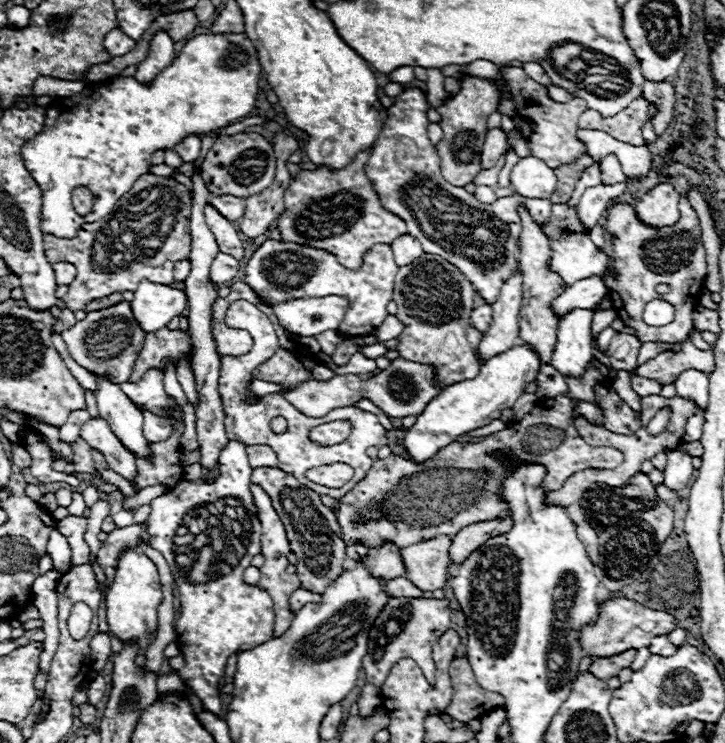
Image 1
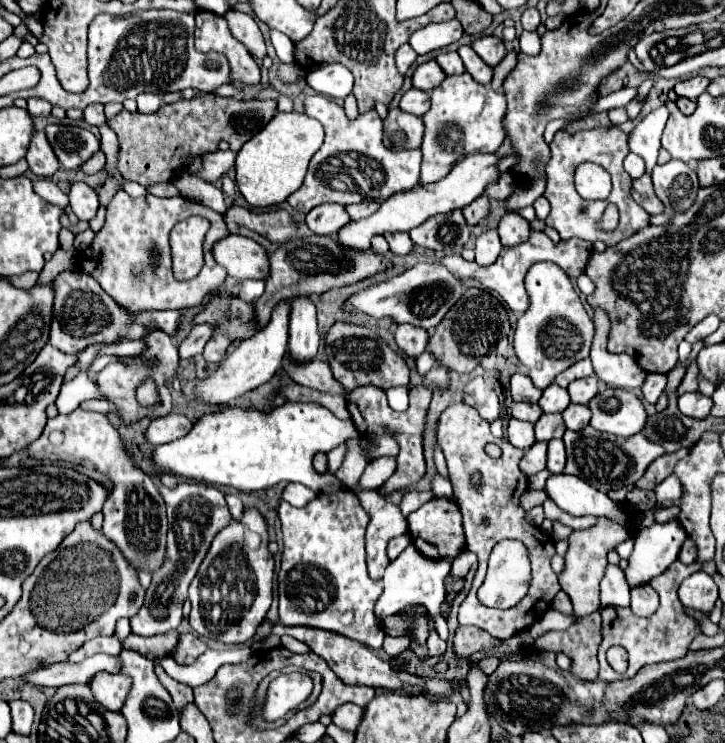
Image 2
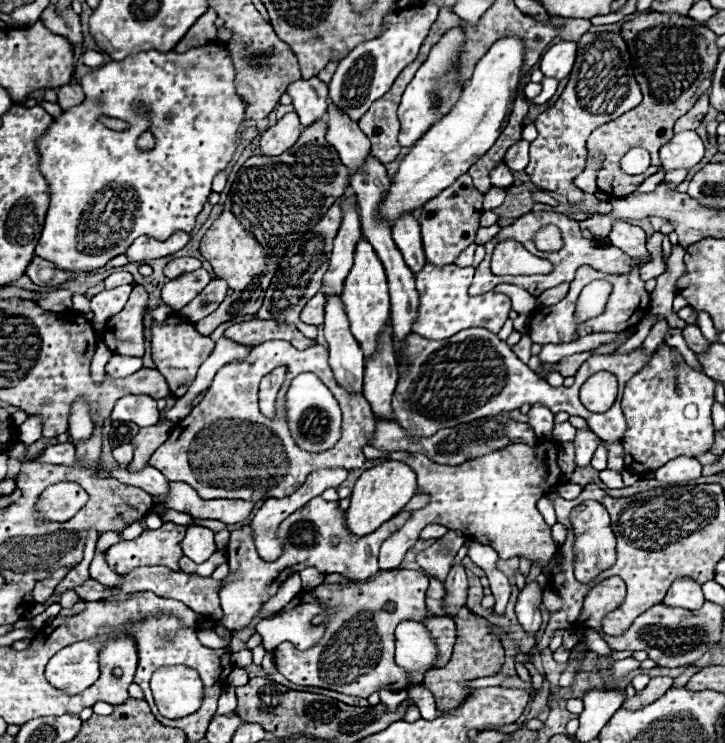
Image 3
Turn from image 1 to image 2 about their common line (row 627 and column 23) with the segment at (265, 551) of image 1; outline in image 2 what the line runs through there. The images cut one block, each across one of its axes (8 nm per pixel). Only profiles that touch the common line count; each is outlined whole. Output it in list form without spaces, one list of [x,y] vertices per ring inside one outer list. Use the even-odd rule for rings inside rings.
[[[26,272],[26,274],[22,274],[22,276],[8,276],[6,278],[10,284],[16,284],[18,288],[32,288],[34,284],[36,284],[36,280],[38,280],[38,272]]]

